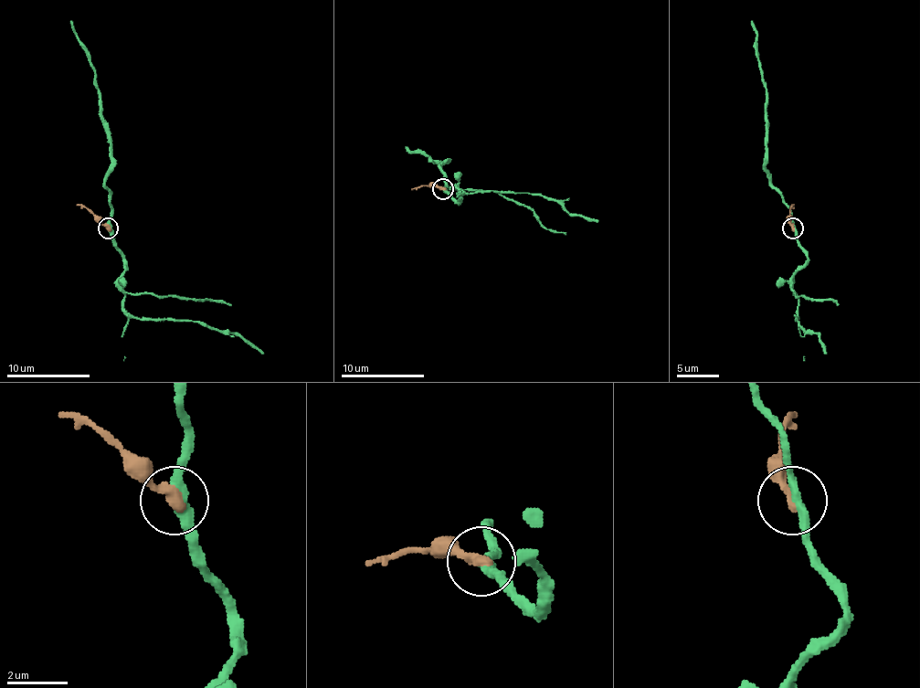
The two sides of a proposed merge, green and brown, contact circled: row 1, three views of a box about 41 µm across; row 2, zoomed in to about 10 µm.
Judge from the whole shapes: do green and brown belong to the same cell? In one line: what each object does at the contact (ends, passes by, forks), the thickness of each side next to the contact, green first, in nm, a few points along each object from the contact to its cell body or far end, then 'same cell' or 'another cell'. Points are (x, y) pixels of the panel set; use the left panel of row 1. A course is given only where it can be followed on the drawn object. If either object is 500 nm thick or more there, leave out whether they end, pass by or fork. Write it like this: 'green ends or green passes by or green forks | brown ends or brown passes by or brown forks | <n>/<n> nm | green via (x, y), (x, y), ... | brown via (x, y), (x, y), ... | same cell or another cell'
green passes by | brown ends | 320/360 nm | green via (109, 227), (123, 257), (123, 307), (132, 315), (206, 323), (237, 333), (262, 353) | brown via (109, 227), (77, 205) | another cell

